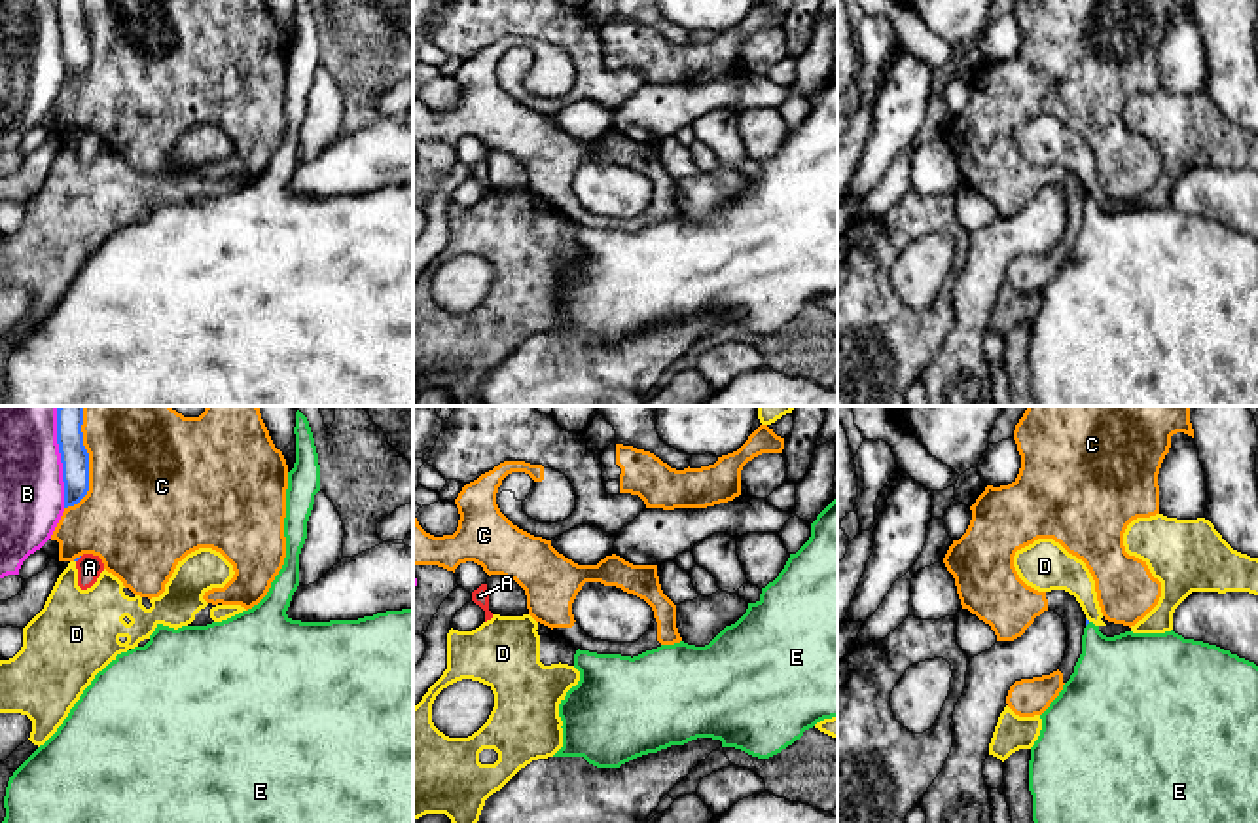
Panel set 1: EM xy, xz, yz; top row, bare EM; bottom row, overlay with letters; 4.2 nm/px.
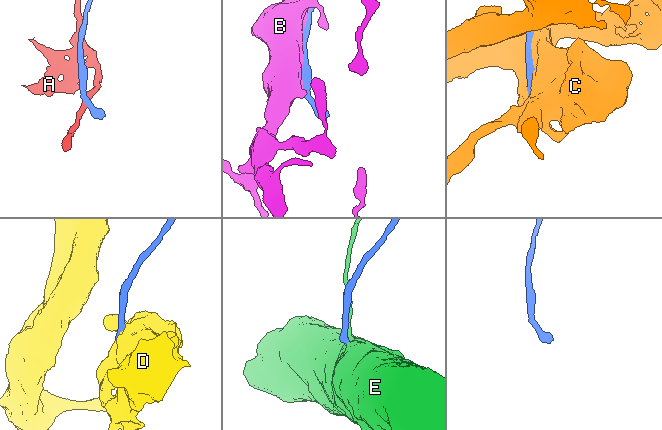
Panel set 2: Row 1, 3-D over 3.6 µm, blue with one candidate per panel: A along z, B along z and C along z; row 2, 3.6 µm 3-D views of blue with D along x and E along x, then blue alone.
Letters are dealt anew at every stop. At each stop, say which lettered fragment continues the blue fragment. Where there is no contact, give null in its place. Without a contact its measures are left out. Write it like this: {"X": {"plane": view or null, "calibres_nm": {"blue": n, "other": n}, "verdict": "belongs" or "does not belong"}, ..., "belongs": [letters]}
{"A": {"plane": "xy", "calibres_nm": {"blue": 20, "other": 110}, "verdict": "does not belong"}, "B": {"plane": "xy", "calibres_nm": {"blue": 120, "other": 280}, "verdict": "does not belong"}, "C": {"plane": "xy", "calibres_nm": {"blue": 120, "other": 480}, "verdict": "does not belong"}, "D": {"plane": null, "verdict": "does not belong"}, "E": {"plane": null, "verdict": "belongs"}, "belongs": ["E"]}

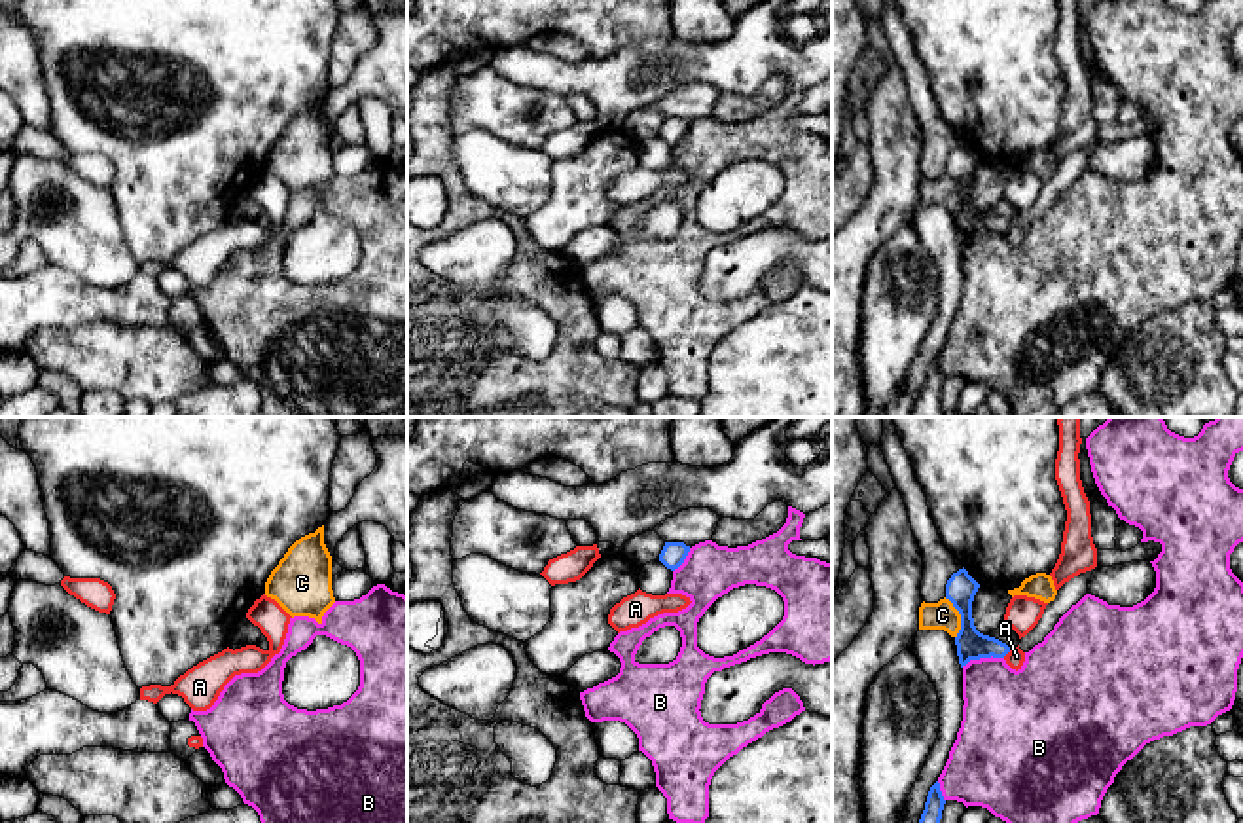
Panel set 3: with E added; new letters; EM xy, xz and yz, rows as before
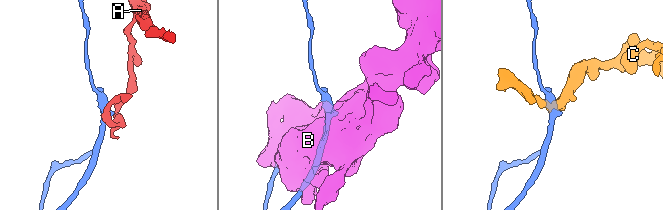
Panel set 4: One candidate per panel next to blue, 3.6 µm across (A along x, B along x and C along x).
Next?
{"A": {"plane": "yz", "calibres_nm": {"blue": 130, "other": 80}, "verdict": "does not belong"}, "B": {"plane": "yz", "calibres_nm": {"blue": 130, "other": 340}, "verdict": "does not belong"}, "C": {"plane": "yz", "calibres_nm": {"blue": 130, "other": 120}, "verdict": "does not belong"}, "belongs": []}

